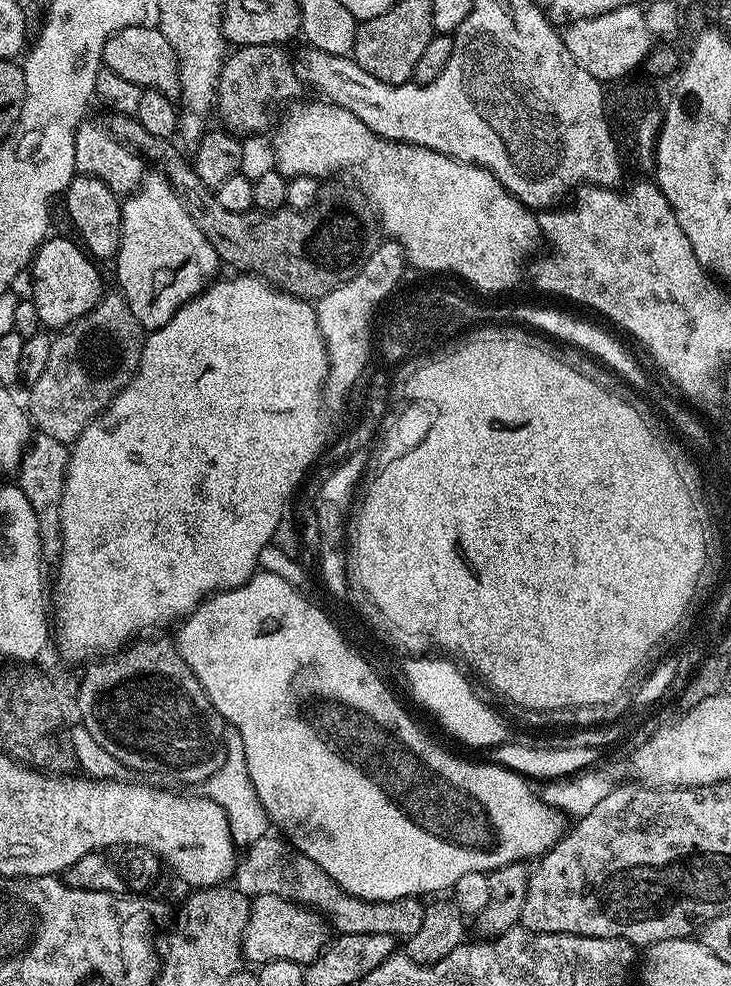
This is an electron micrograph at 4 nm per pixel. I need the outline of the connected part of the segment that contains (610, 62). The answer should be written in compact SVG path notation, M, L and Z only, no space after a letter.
M629 2L626 6L610 10L606 14L589 16L567 25L562 35L566 50L596 80L601 82L616 82L627 72L632 72L636 67L643 65L653 51L654 35L647 24L645 9L635 8L635 3Z

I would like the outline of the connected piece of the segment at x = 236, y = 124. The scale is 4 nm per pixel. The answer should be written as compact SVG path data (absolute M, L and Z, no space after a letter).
M246 44L235 49L220 67L220 77L216 87L215 107L220 108L224 119L223 127L233 134L240 132L260 132L268 124L268 107L272 96L295 101L300 92L302 77L297 65L284 53L279 44Z

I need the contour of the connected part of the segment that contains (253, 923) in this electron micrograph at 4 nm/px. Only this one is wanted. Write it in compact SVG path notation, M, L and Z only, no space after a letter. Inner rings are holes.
M275 894L251 897L252 905L246 922L240 950L245 961L259 966L271 960L285 960L298 965L314 962L330 939L325 917L308 907L301 907ZM329 932L329 933L328 933Z

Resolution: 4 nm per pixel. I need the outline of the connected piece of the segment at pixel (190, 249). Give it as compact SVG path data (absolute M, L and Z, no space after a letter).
M159 170L145 171L136 191L131 196L123 197L120 213L122 234L120 248L116 251L114 261L116 280L120 283L118 288L140 325L145 330L155 330L166 326L166 322L170 322L170 318L178 314L181 306L193 300L197 294L213 283L217 275L216 267L221 267L222 261L217 256L214 246L210 246L206 234L198 230L194 218L186 214L186 206L182 206L178 194L172 189L164 173Z

